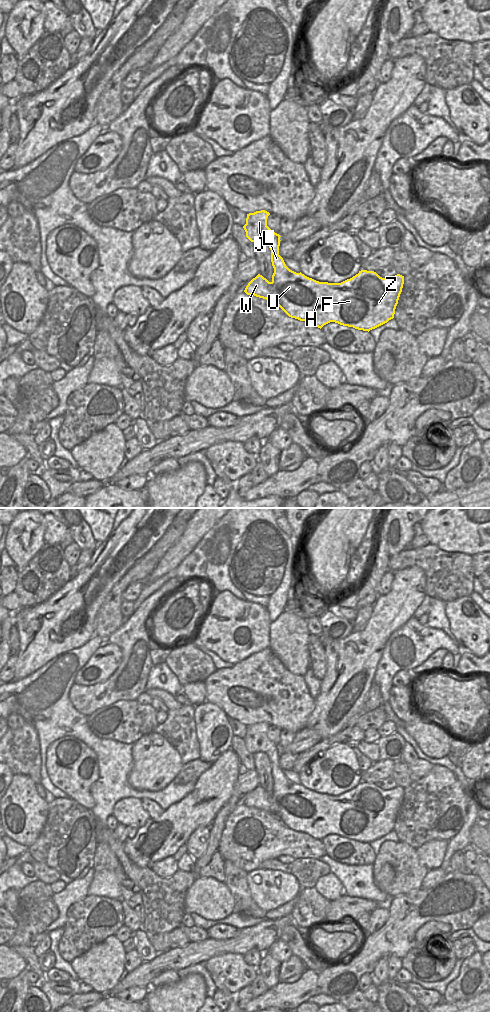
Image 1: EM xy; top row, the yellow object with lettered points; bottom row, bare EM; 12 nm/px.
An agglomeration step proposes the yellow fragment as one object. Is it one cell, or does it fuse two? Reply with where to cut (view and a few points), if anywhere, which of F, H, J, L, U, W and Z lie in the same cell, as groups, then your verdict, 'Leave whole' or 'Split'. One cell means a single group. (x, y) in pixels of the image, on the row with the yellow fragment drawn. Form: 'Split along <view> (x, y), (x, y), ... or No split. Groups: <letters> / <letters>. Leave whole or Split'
No split. Groups: F H J L U W Z. Leave whole.

